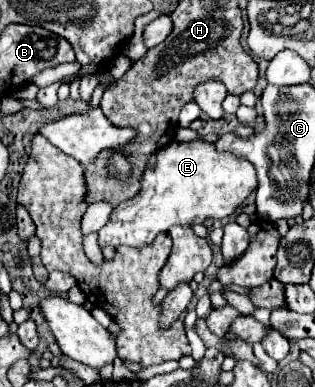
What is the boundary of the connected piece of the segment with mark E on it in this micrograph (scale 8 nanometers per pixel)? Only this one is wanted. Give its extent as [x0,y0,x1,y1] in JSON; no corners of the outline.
[98,142,258,246]

